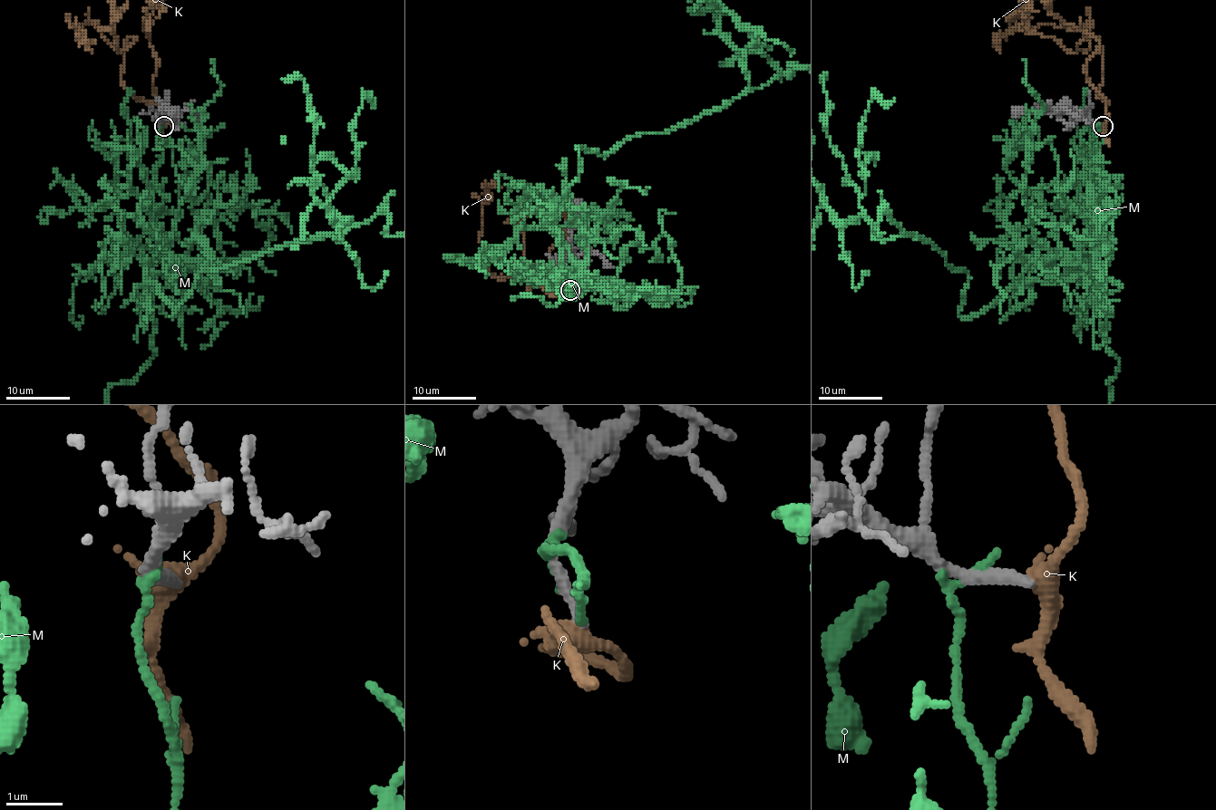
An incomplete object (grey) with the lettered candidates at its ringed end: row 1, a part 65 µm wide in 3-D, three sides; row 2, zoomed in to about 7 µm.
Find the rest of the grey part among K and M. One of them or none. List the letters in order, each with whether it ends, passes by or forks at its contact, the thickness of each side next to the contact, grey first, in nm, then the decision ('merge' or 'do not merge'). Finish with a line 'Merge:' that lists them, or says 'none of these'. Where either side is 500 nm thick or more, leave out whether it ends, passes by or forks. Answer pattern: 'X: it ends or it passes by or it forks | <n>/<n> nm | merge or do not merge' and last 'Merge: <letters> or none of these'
K: it passes by | 200/360 nm | do not merge
M: it ends | 280/180 nm | do not merge
Merge: none of these

